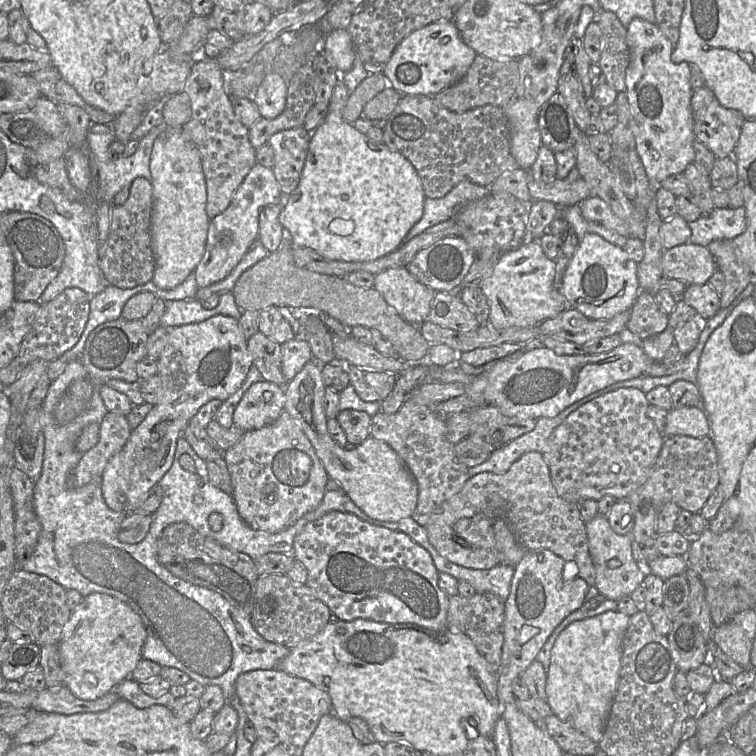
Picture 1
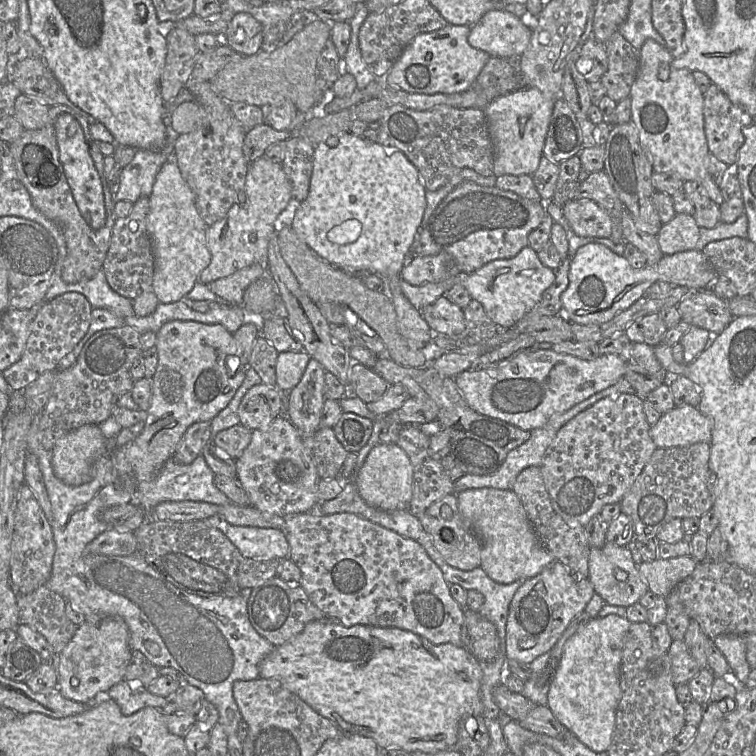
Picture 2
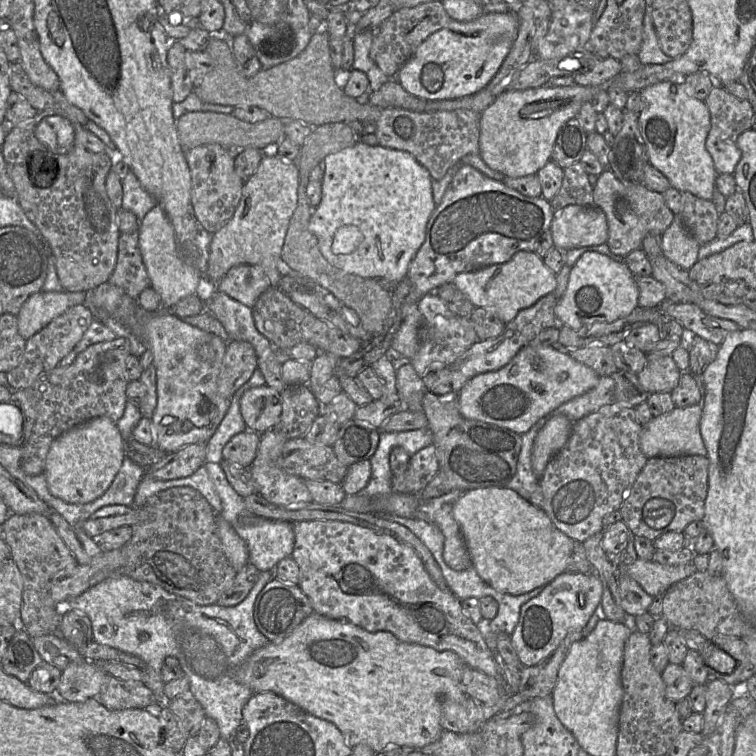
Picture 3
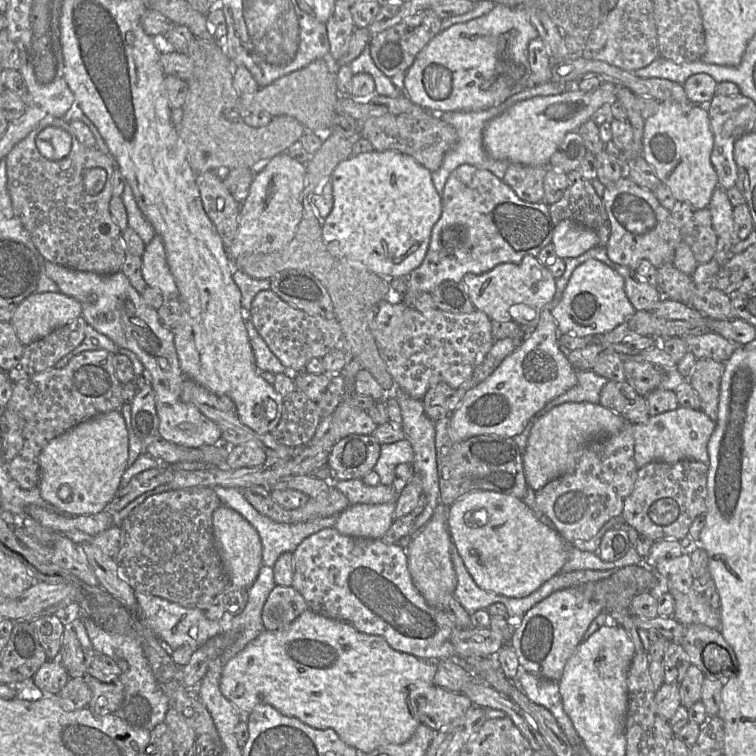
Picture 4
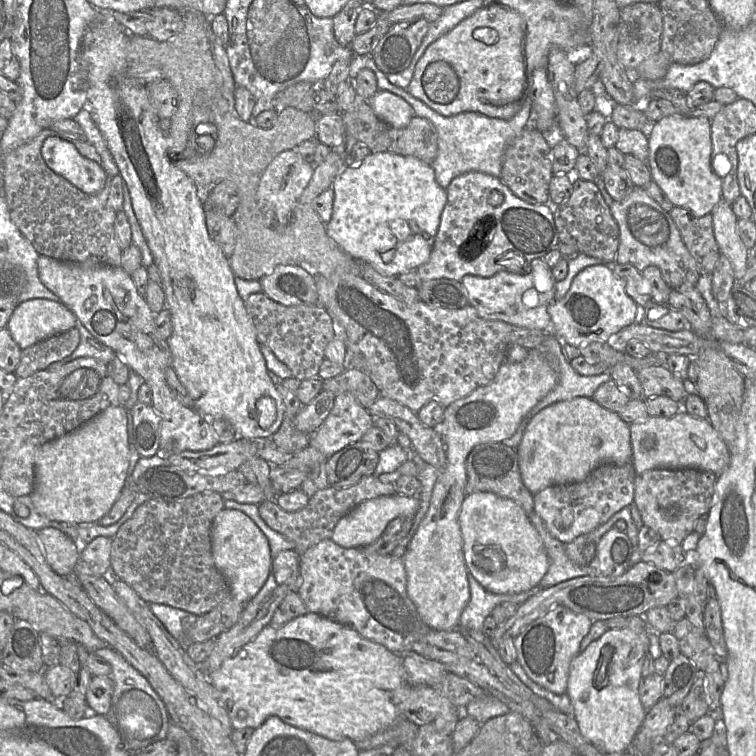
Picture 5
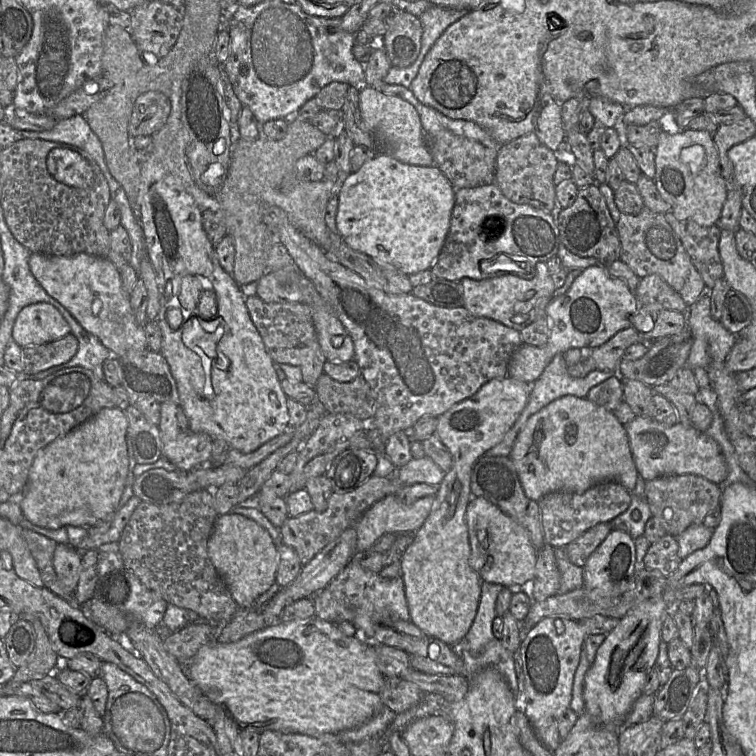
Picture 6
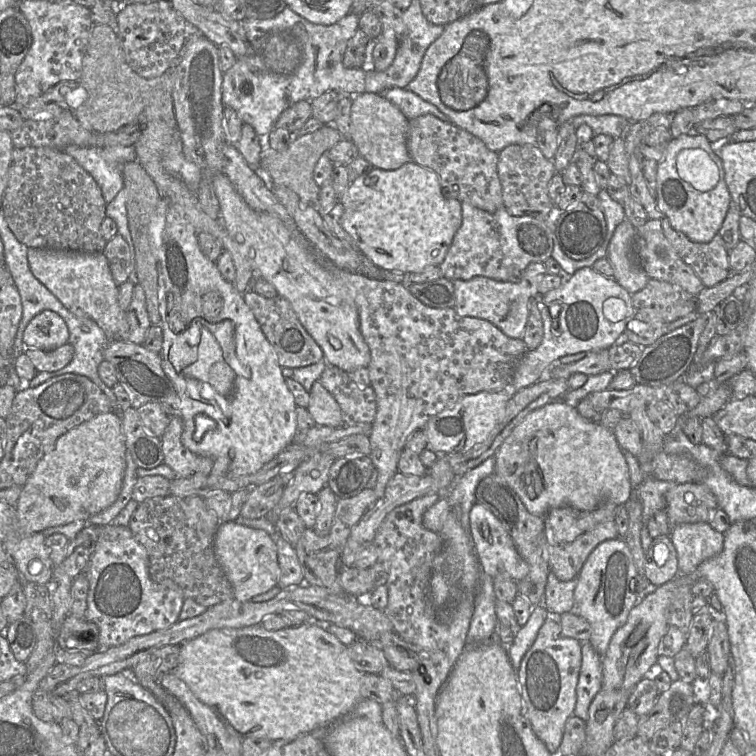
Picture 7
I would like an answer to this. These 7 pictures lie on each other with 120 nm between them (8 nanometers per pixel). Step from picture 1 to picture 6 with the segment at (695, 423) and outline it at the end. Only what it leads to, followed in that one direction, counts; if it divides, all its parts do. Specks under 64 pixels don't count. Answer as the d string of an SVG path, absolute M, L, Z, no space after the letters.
M636 416L624 427L637 471L646 481L661 476L692 474L719 485L728 475L727 465L718 444L692 425L680 422L666 425L652 417Z

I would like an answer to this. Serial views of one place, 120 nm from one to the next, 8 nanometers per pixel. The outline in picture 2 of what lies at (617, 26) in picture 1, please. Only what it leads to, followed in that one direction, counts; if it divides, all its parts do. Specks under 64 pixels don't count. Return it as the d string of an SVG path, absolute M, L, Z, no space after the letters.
M620 31L615 32L606 42L608 69L601 78L608 95L616 103L630 95L638 75L639 53L625 39Z

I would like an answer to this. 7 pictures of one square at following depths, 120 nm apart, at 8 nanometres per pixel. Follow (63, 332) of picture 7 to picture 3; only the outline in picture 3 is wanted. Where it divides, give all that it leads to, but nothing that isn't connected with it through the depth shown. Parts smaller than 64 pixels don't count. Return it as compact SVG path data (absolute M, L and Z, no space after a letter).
M37 292L23 303L16 315L18 331L27 340L69 308L84 304L85 300L85 292Z

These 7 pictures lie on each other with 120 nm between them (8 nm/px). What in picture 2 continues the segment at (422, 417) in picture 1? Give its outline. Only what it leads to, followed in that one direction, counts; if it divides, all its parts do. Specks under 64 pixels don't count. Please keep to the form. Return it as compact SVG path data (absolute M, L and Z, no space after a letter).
M403 425L396 442L396 445L406 452L413 466L413 494L409 510L415 516L422 515L426 508L444 496L455 494L455 482L450 479L441 461L429 455L430 439L419 426Z

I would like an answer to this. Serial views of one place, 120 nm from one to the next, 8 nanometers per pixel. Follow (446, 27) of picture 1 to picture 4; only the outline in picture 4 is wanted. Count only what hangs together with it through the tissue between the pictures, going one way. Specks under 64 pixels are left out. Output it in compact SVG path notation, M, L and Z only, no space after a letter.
M497 3L486 15L440 31L405 72L406 95L425 109L482 111L535 83L530 77L529 43L539 33L524 8Z

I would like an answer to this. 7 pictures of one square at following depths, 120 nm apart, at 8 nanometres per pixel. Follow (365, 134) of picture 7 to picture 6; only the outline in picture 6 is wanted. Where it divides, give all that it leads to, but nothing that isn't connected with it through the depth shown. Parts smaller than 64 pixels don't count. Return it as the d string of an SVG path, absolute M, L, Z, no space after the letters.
M367 84L356 88L359 90L359 107L362 119L375 138L374 151L378 154L389 154L406 164L434 166L427 146L427 136L423 131L415 107L398 96L383 93Z

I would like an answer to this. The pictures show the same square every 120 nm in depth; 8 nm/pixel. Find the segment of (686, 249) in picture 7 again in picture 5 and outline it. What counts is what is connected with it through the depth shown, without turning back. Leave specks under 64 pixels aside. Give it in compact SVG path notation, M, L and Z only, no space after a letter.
M674 206L669 212L690 255L696 262L700 275L712 275L721 255L714 237L713 217L702 217Z

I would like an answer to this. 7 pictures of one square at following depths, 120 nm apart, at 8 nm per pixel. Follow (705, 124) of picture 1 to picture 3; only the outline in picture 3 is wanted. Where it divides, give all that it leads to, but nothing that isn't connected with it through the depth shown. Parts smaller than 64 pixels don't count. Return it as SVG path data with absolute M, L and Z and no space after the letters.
M715 85L705 100L709 109L711 127L706 139L706 149L711 155L718 174L734 174L741 158L737 140L741 133L753 126L754 106L749 100L741 100L728 92L724 86Z

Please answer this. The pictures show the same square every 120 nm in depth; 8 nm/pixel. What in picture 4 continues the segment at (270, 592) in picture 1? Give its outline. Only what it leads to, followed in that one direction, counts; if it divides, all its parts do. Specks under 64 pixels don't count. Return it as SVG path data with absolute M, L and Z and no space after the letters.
M276 585L263 606L264 628L268 631L281 630L308 609L304 597L295 588Z

